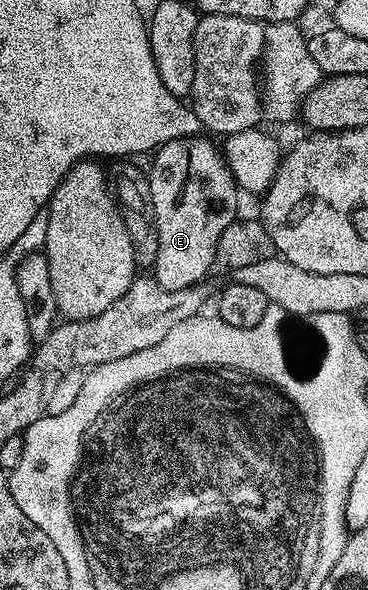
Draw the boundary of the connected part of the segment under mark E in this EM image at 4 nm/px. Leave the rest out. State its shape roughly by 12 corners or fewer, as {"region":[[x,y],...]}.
{"region":[[173,138],[150,157],[153,278],[208,279],[241,191],[220,145]]}

